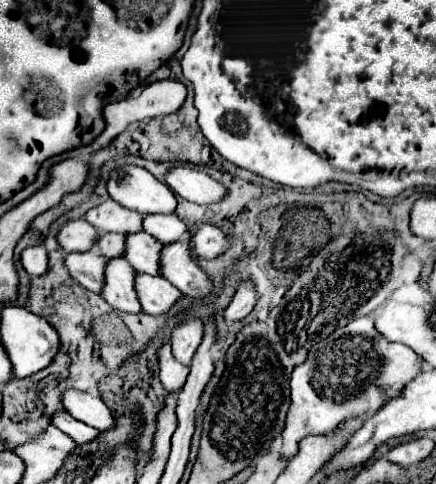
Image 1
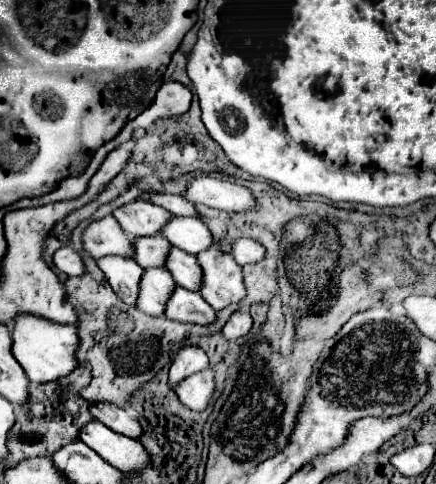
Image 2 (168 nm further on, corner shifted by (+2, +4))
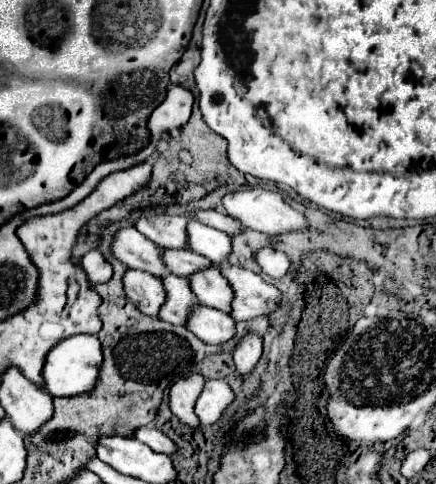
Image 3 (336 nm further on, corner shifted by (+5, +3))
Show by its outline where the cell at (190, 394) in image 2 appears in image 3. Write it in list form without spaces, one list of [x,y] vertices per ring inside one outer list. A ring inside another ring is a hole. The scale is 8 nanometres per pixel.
[[[207,380],[195,406],[201,424],[213,426],[223,416],[227,406],[231,406],[233,400],[235,400],[235,392],[227,384],[227,380]]]

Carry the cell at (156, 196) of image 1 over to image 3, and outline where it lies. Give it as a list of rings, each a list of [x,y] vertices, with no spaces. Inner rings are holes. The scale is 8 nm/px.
[[[199,210],[197,212],[197,218],[199,222],[215,228],[215,230],[221,230],[221,232],[227,232],[227,234],[239,234],[245,226],[241,222],[237,222],[235,218],[227,216],[227,214],[219,214],[215,210]]]

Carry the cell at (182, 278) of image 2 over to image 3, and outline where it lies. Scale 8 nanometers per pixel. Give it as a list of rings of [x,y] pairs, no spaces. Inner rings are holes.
[[[217,268],[201,270],[201,274],[193,274],[193,278],[189,278],[189,282],[203,306],[217,308],[225,314],[231,312],[231,302],[233,302],[235,292],[233,292],[229,280]]]

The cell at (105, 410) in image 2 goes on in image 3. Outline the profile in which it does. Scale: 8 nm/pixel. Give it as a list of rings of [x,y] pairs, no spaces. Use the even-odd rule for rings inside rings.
[[[145,426],[145,428],[141,428],[137,434],[135,434],[135,438],[139,438],[143,444],[147,444],[151,450],[155,450],[155,452],[163,452],[163,454],[175,454],[179,448],[177,448],[177,444],[171,440],[171,438],[167,438],[159,428],[155,428],[155,426]]]

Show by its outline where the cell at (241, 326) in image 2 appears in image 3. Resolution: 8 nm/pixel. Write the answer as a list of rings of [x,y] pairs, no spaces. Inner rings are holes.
[[[247,334],[237,344],[237,348],[233,350],[233,360],[237,366],[237,374],[241,378],[249,376],[255,370],[259,358],[261,358],[261,350],[263,350],[263,346],[261,346],[261,338],[257,334]]]

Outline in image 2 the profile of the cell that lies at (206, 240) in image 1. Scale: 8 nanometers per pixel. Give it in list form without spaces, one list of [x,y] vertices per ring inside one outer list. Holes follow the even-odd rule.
[[[240,237],[232,241],[232,257],[238,265],[246,265],[246,263],[256,263],[264,257],[264,247],[252,239]]]

